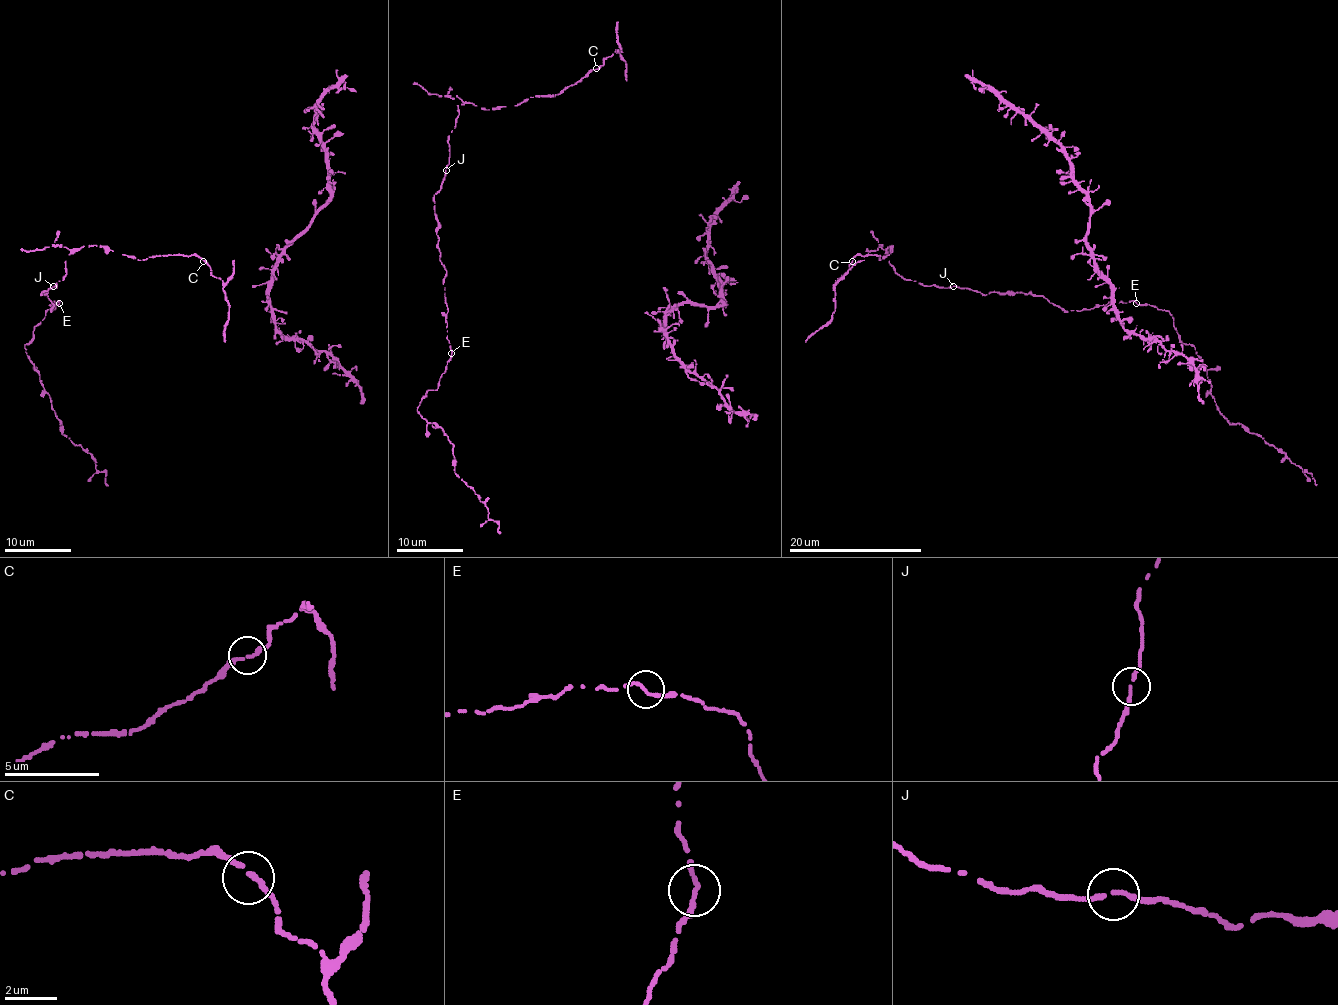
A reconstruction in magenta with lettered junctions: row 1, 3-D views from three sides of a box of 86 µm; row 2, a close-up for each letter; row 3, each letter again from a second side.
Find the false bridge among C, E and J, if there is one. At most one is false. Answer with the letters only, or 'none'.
none

